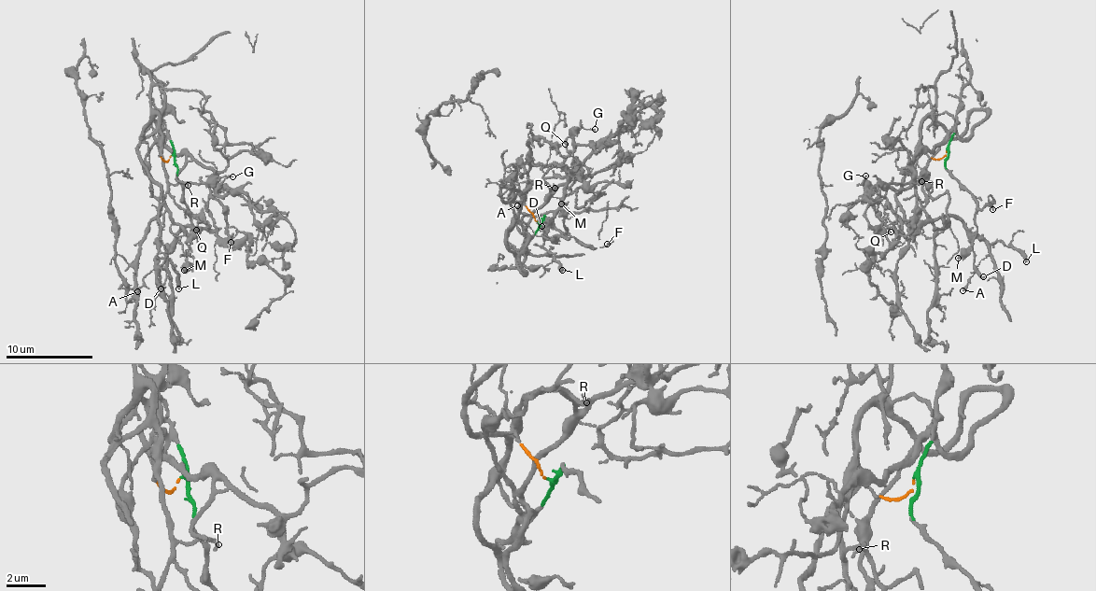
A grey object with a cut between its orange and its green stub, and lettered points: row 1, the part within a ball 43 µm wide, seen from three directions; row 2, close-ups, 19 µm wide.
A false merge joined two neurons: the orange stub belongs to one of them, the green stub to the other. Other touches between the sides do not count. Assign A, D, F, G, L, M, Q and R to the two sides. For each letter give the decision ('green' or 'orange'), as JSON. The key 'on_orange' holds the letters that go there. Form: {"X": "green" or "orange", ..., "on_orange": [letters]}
{"A": "orange", "D": "orange", "F": "green", "G": "orange", "L": "orange", "M": "green", "Q": "orange", "R": "orange", "on_orange": ["A", "D", "G", "L", "Q", "R"]}

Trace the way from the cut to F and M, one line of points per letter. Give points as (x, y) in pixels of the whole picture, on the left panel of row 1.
F: (171, 156), (190, 222), (196, 230), (235, 227), (237, 233), (231, 241)
M: (171, 156), (192, 224), (183, 270)

